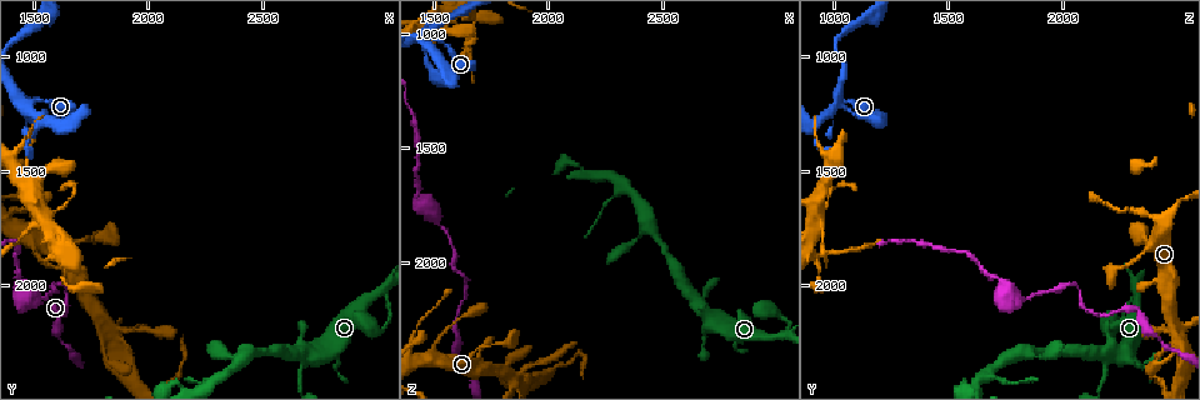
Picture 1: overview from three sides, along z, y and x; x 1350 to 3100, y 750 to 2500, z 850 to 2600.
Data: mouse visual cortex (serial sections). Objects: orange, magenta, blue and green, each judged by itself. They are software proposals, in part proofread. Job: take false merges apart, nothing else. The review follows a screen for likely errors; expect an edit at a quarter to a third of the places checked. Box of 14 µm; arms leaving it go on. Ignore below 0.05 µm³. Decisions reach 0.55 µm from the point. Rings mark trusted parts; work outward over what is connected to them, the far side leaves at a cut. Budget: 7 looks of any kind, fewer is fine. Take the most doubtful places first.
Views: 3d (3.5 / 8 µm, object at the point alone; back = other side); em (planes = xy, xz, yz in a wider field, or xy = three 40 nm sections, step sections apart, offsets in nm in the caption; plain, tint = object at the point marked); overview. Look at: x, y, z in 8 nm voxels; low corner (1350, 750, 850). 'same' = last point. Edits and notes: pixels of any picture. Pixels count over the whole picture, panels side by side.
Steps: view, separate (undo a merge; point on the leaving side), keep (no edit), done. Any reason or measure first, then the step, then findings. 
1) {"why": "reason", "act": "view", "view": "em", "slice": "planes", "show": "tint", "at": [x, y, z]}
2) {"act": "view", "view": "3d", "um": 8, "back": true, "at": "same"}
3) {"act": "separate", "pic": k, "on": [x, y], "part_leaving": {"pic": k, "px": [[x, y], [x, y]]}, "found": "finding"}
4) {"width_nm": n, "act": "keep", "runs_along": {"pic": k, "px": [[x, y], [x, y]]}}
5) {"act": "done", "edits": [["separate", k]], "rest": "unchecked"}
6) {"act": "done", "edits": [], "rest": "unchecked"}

{"act": "view", "view": "3d", "um": 3.5, "at": [1490, 1220, 1010]}

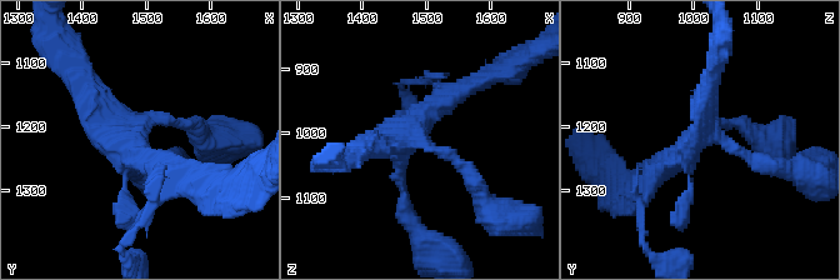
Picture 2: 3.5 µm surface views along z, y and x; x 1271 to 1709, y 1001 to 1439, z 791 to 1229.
{"act": "keep", "runs_along": {"pic": 2, "px": [[474, 183], [420, 138], [359, 150]]}, "found": "continuous, no second cell"}

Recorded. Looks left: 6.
{"why": "branch point", "act": "view", "view": "3d", "um": 8, "at": [1850, 2190, 2520]}

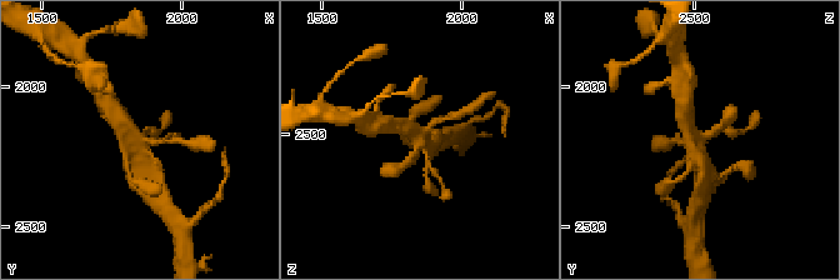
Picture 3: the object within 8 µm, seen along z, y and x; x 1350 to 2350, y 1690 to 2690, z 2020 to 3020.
{"act": "view", "view": "3d", "um": 3.5, "at": [1850, 2190, 2520]}

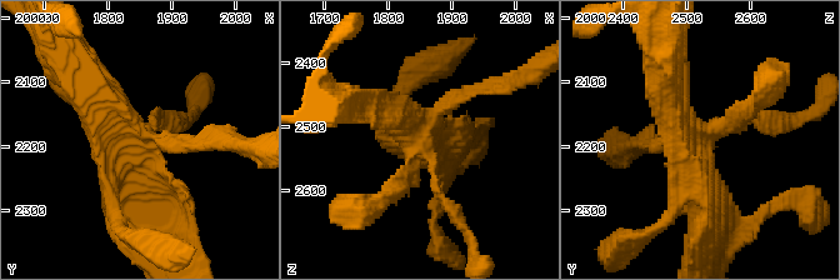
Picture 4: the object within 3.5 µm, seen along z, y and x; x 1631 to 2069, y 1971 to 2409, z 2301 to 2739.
{"why": "shape alone is not enough", "act": "view", "view": "em", "slice": "xy", "step": 2, "show": "tint", "at": [1840, 2195, 2515]}

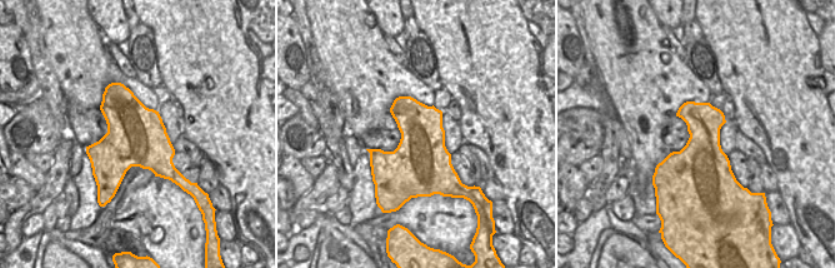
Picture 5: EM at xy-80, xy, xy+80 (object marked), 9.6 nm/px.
{"act": "keep", "found": "continuous, no second cell"}

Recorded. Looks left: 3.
{"why": "abrupt turn", "act": "view", "view": "3d", "um": 3.5, "at": [1640, 2010, 2070]}

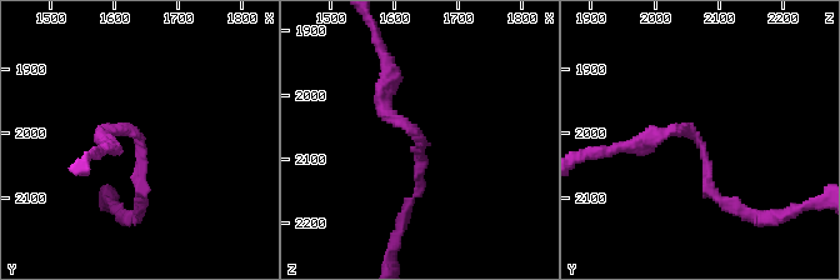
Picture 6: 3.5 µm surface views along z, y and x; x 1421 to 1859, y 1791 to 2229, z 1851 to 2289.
{"act": "view", "view": "em", "slice": "xy", "step": 5, "show": "plain", "at": [1640, 2010, 2065]}

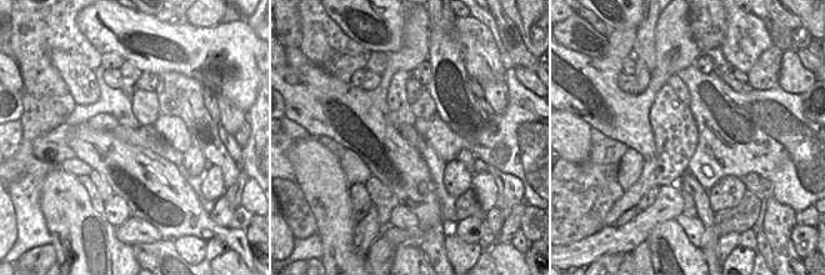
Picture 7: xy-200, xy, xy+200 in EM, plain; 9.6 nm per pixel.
{"why": "with the object marked", "act": "view", "view": "em", "slice": "xy", "step": 5, "show": "tint", "at": "same"}

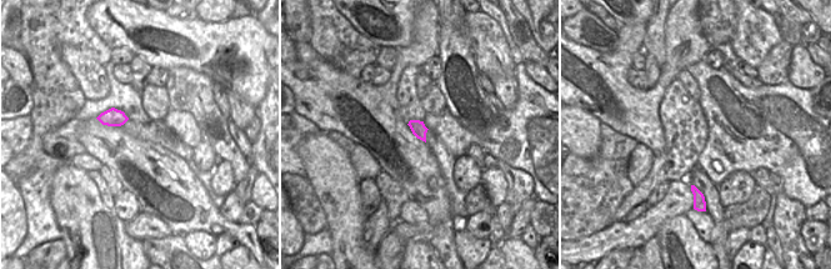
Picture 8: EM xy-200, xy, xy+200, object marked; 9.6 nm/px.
{"act": "keep", "runs_along": {"pic": 6, "px": [[420, 173], [420, 138], [381, 106], [389, 80]]}, "found": "all the same cell"}

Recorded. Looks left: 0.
{"act": "done", "edits": [], "rest": "unchecked"}

